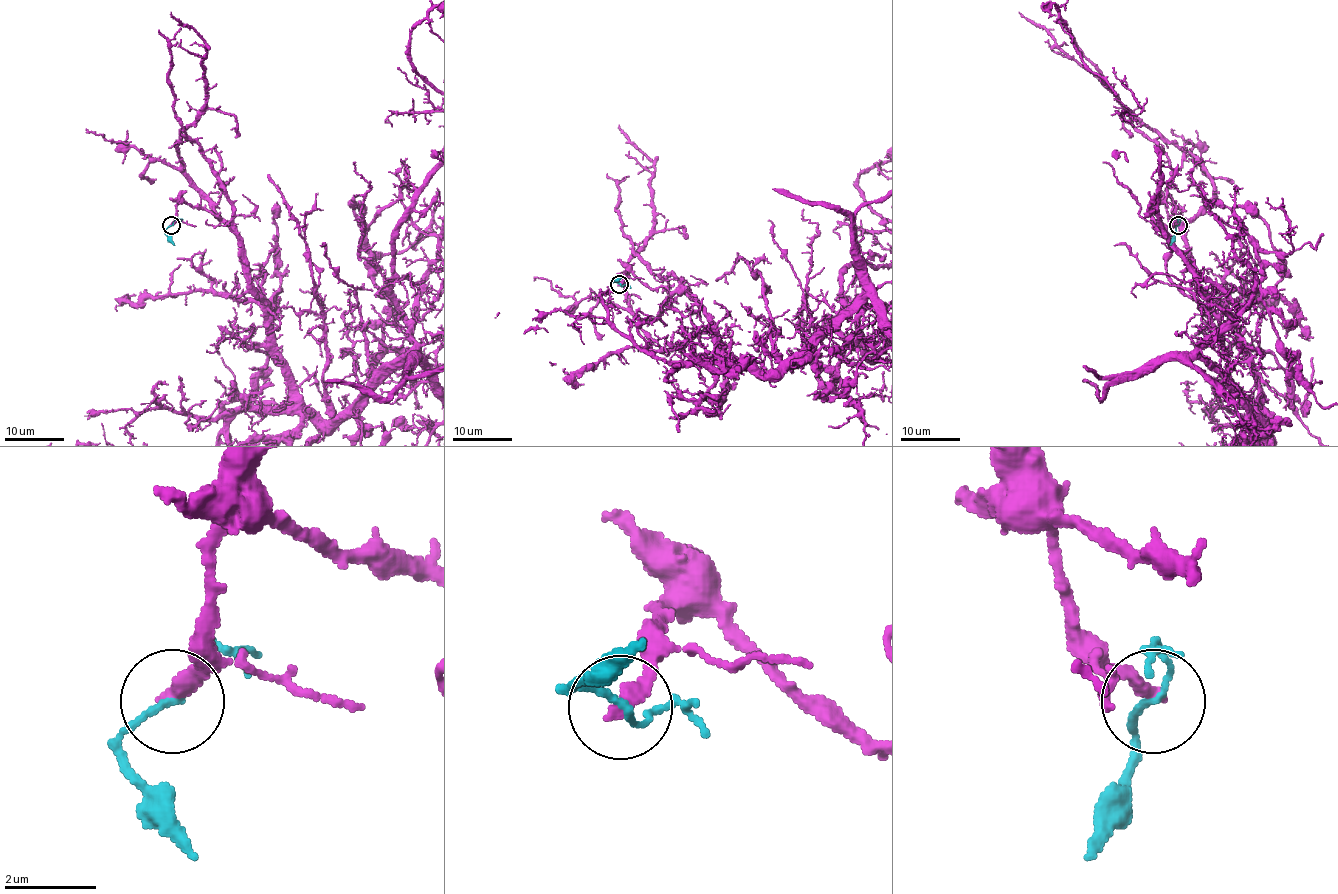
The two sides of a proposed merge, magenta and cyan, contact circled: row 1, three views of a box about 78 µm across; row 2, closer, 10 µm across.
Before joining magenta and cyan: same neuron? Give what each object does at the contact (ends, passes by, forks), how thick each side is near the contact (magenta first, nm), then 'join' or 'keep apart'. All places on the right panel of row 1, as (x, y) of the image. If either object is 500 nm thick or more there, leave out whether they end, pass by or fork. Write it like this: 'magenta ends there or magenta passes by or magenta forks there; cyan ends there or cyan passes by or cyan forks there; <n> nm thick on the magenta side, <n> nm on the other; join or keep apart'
magenta ends there; cyan passes by; 360 nm thick on the magenta side, 120 nm on the other; keep apart

